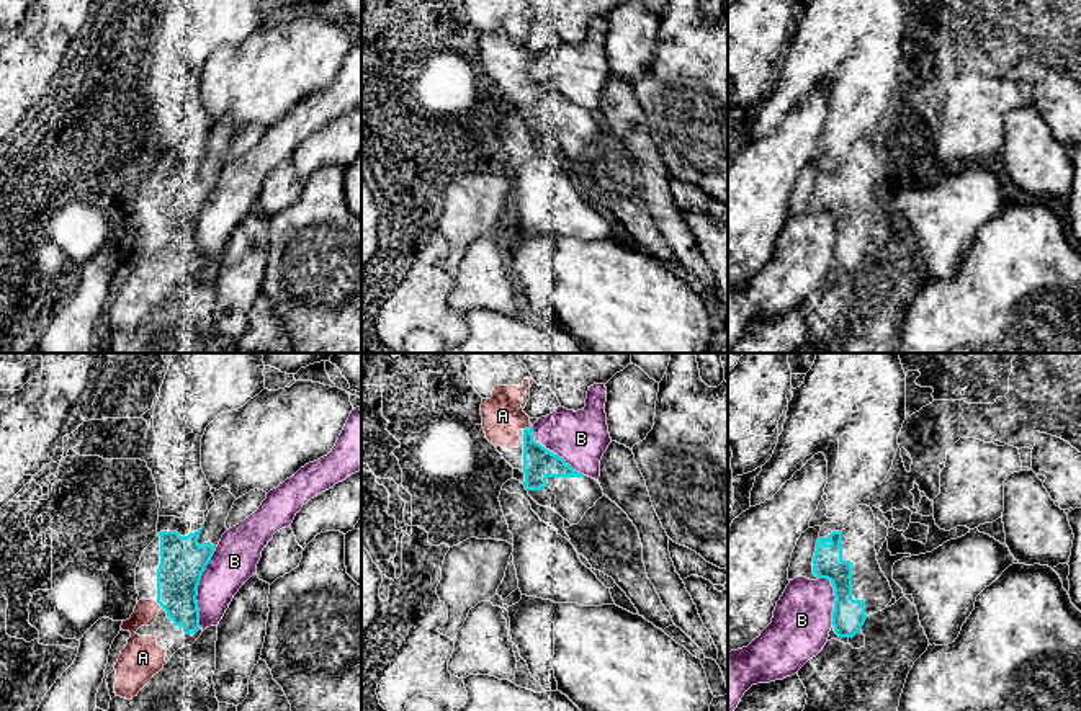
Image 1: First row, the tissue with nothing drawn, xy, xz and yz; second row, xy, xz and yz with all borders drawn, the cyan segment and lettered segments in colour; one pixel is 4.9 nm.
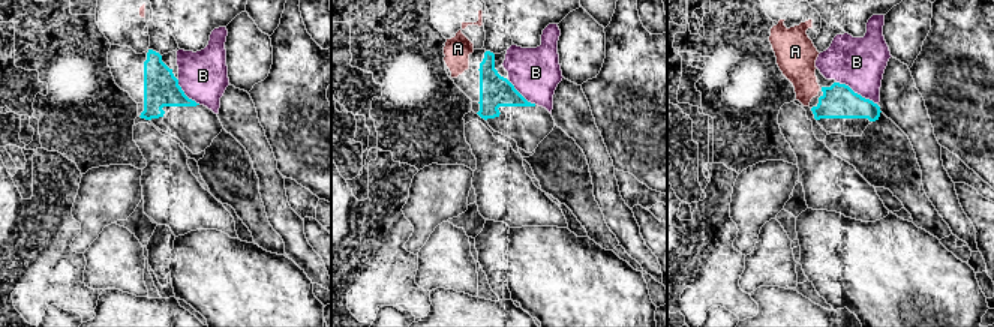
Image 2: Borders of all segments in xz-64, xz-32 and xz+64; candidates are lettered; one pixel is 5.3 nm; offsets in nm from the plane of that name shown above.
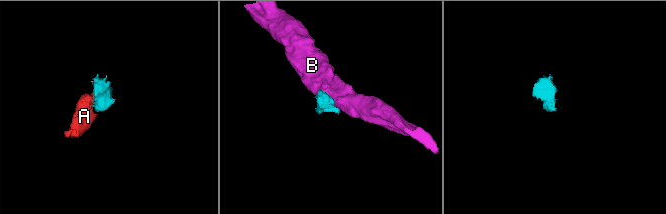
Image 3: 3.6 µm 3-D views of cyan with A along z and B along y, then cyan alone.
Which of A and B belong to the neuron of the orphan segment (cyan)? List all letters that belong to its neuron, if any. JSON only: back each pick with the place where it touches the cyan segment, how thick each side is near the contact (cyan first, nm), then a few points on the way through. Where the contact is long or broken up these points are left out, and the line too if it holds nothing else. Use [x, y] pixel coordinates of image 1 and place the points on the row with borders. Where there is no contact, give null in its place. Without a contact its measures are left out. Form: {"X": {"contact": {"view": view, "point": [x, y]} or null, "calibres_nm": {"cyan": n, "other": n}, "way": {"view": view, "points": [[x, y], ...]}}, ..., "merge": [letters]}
{"A": {"contact": {"view": "xz", "point": [527, 429]}, "calibres_nm": {"cyan": 160, "other": 200}, "way": {"view": "xz", "points": [[538, 463], [529, 443], [527, 429], [517, 419], [502, 415]]}}, "merge": ["A"]}

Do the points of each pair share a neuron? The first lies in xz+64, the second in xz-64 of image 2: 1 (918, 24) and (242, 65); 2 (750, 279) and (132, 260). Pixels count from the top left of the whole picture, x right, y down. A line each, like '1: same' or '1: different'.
1: same
2: same

